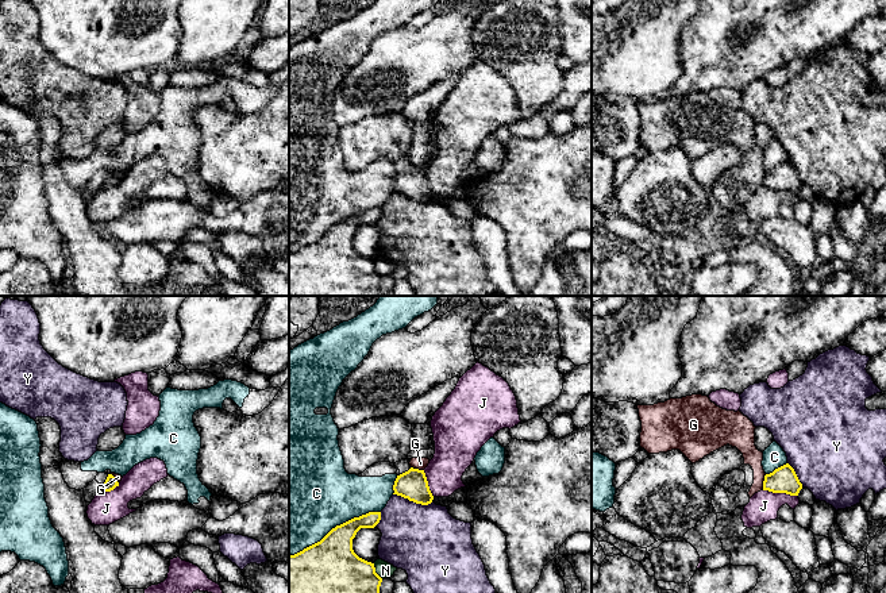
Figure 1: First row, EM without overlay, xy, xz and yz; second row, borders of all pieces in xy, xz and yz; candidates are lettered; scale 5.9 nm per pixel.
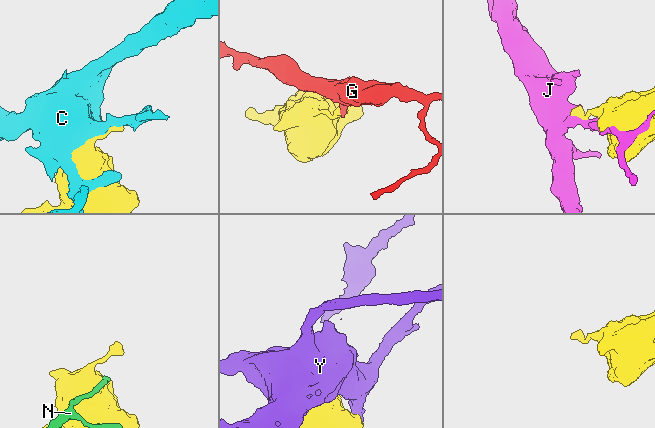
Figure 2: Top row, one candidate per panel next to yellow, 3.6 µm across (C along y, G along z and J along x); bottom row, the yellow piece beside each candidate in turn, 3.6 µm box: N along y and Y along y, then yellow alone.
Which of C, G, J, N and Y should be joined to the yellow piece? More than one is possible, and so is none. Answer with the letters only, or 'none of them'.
none of them

